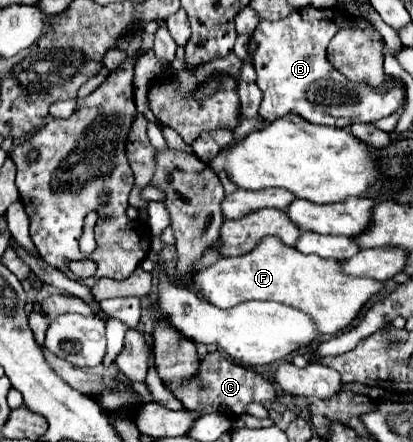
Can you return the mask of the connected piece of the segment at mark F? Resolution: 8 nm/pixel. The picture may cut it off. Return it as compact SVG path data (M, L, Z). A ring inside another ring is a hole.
M265 237L253 251L239 257L221 257L215 265L195 273L195 283L219 309L231 309L245 301L277 301L297 307L315 319L321 333L337 335L359 315L361 307L381 293L383 283L367 277L343 275L341 261L305 255L275 237Z

